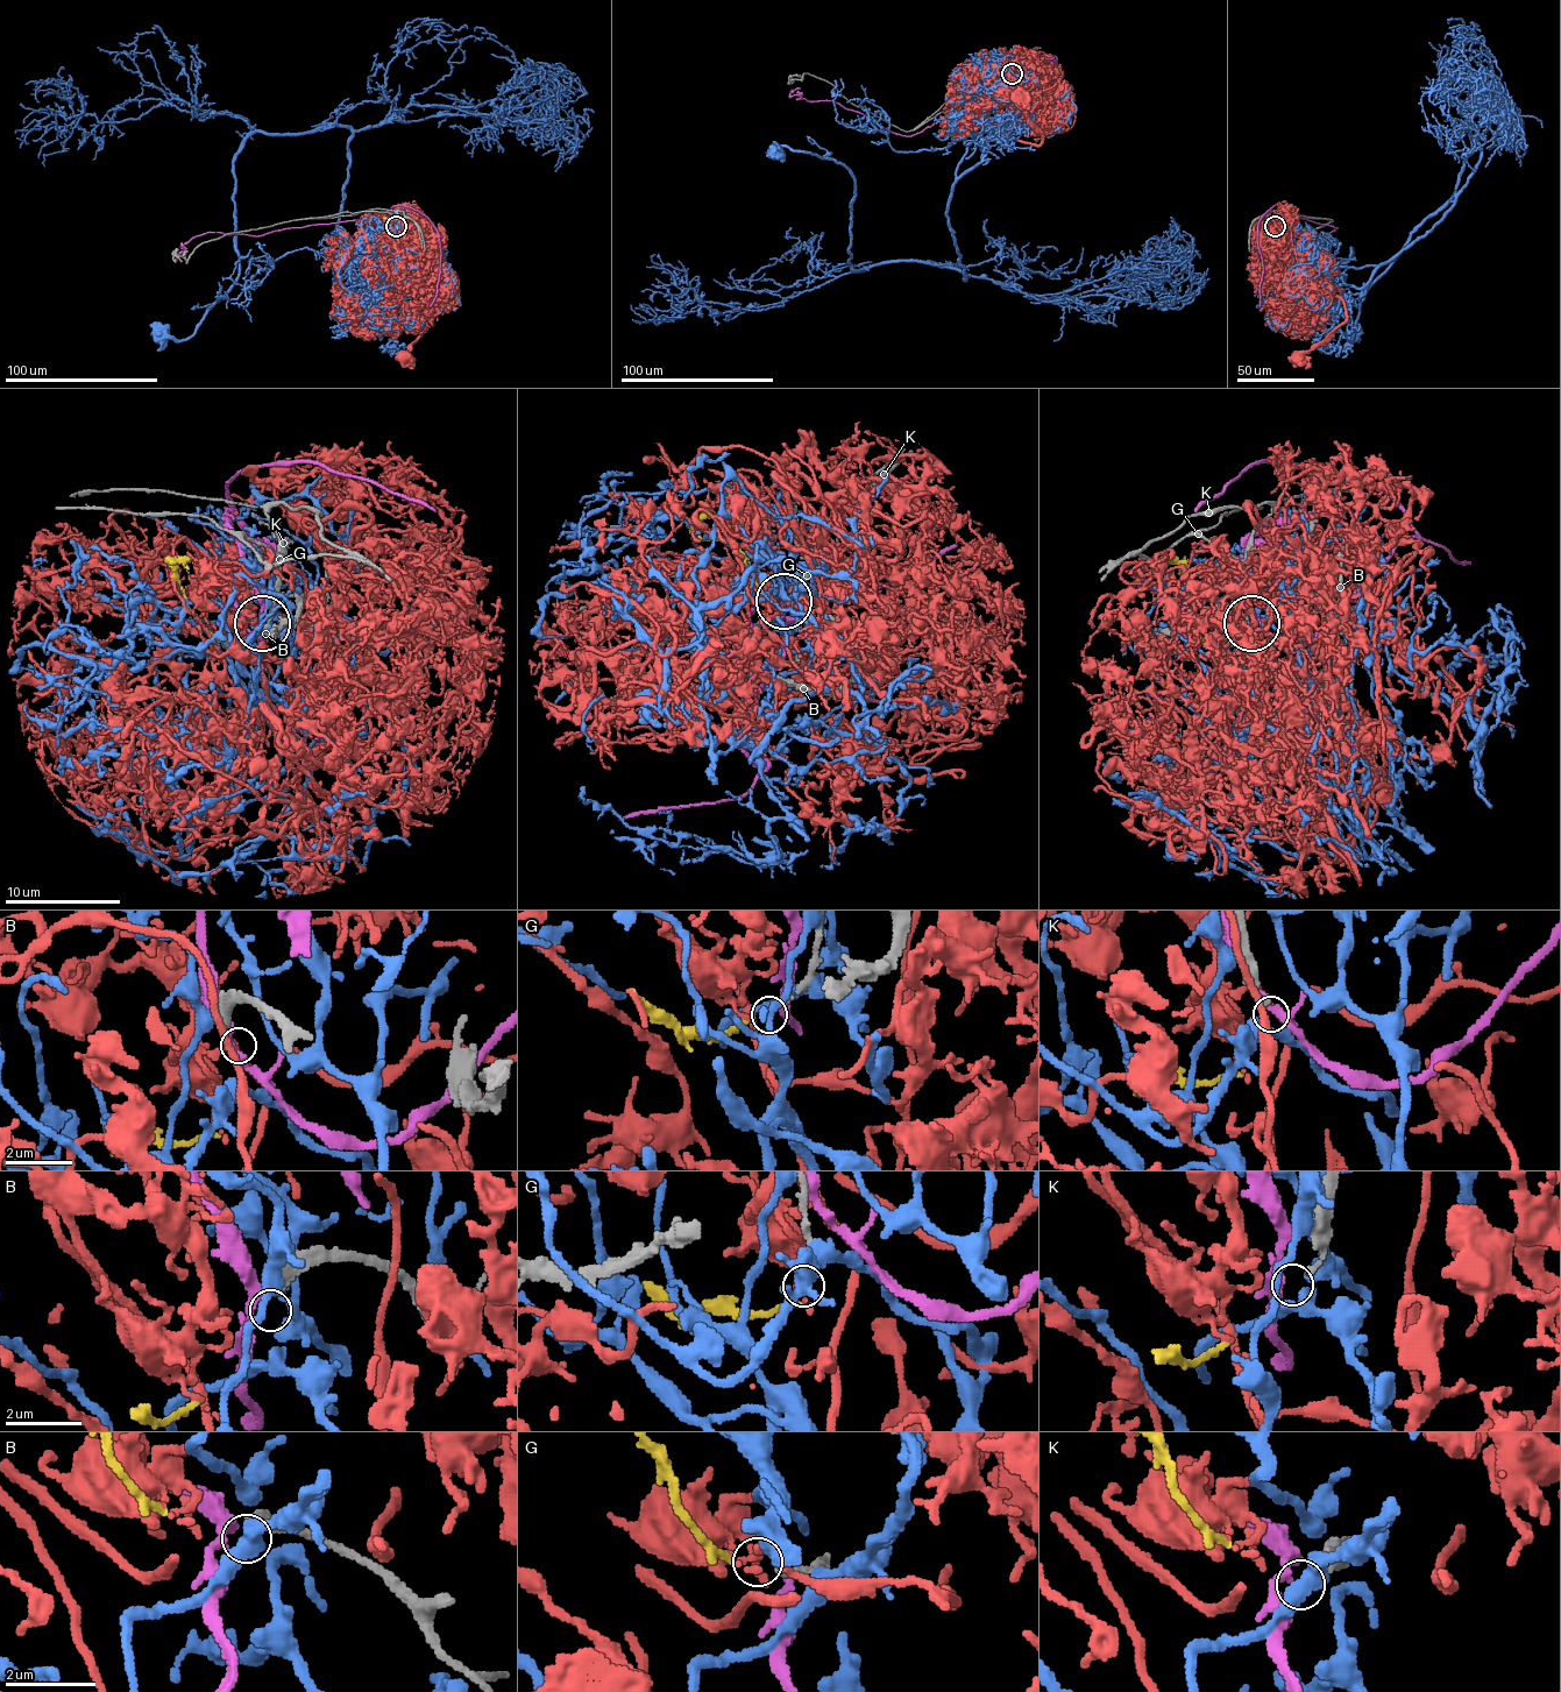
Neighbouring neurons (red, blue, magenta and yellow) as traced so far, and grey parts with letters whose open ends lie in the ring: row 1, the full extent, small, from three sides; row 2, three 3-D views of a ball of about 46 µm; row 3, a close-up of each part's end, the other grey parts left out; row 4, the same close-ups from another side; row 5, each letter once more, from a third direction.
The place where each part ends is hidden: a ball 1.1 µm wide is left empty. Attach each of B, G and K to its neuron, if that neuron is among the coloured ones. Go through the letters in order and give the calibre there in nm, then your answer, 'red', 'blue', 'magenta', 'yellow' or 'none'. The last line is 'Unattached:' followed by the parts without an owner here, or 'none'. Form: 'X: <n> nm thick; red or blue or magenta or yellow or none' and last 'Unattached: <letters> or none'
B: 300 nm thick; none
G: 140 nm thick; yellow
K: 140 nm thick; none
Unattached: B, K

